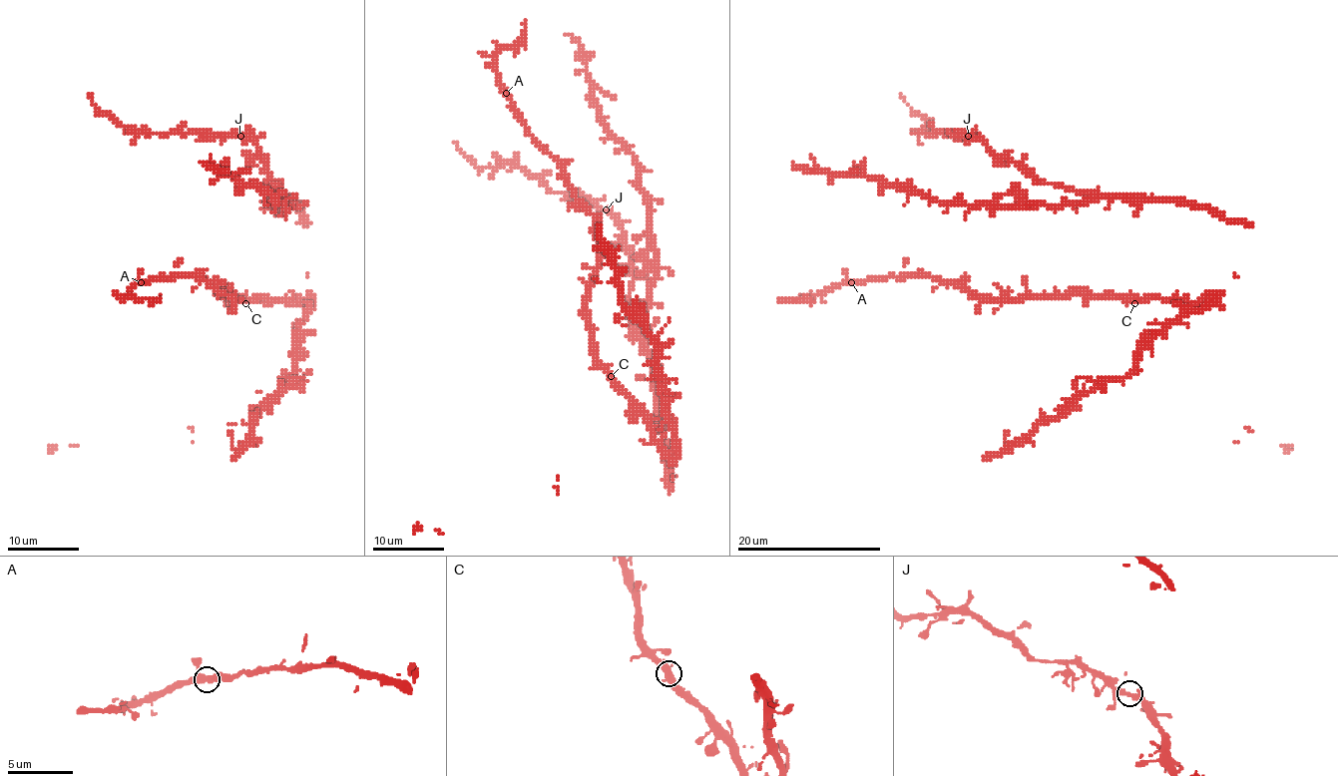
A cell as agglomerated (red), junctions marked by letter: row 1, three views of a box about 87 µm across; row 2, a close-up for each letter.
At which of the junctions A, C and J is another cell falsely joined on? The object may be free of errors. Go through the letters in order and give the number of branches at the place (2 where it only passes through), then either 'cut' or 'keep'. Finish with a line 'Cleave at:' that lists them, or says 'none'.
A: 3 | keep
C: 3 | keep
J: 3 | keep
Cleave at: none

